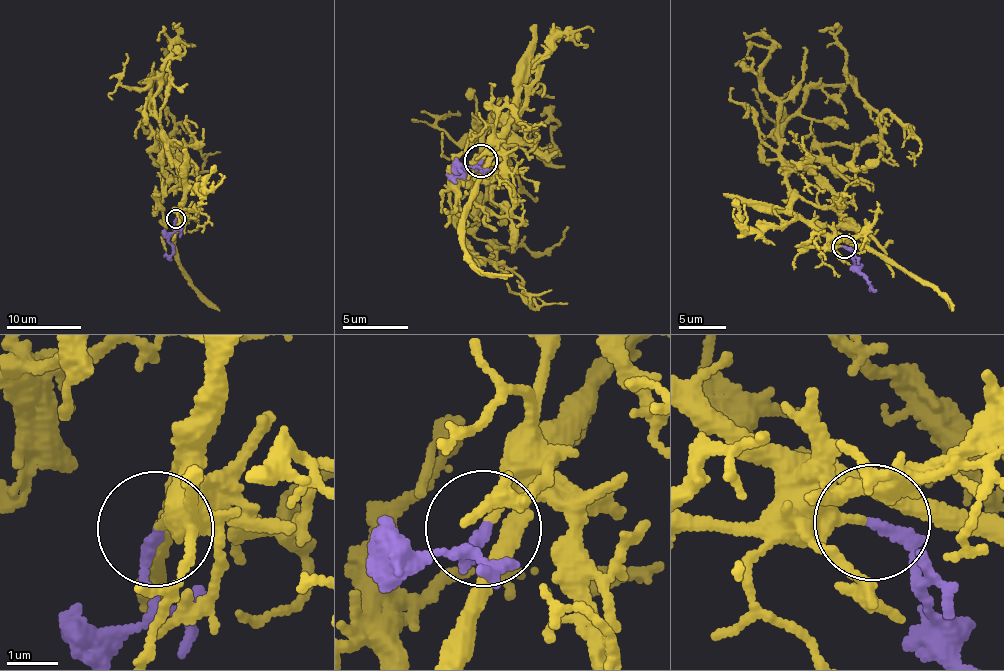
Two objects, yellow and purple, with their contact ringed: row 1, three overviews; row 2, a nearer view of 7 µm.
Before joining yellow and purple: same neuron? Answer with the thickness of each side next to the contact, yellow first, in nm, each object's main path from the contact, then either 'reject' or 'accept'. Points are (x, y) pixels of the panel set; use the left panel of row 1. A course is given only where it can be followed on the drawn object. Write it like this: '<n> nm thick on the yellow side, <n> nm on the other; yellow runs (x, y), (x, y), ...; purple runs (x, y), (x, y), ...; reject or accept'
240 nm thick on the yellow side, 220 nm on the other; yellow runs (176, 218), (181, 166), (140, 121), (167, 136), (185, 124), (204, 172), (215, 171); purple runs (176, 218), (175, 229), (169, 238), (172, 253), (164, 253); accept

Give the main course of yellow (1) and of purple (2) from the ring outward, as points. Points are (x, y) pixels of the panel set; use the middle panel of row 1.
1: (482, 159), (512, 108), (451, 191), (463, 245), (505, 265), (532, 309), (533, 294), (553, 290)
2: (482, 159), (477, 167), (476, 164), (461, 169), (460, 175), (447, 175)

